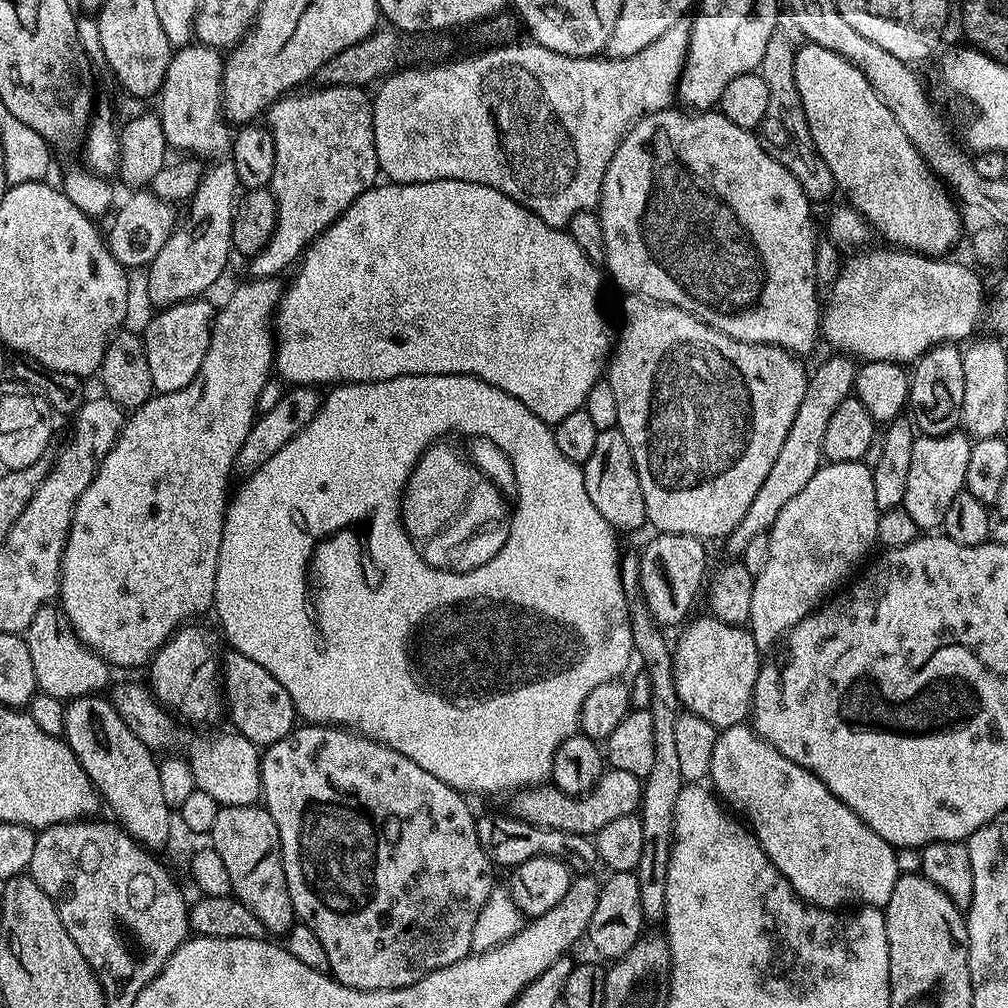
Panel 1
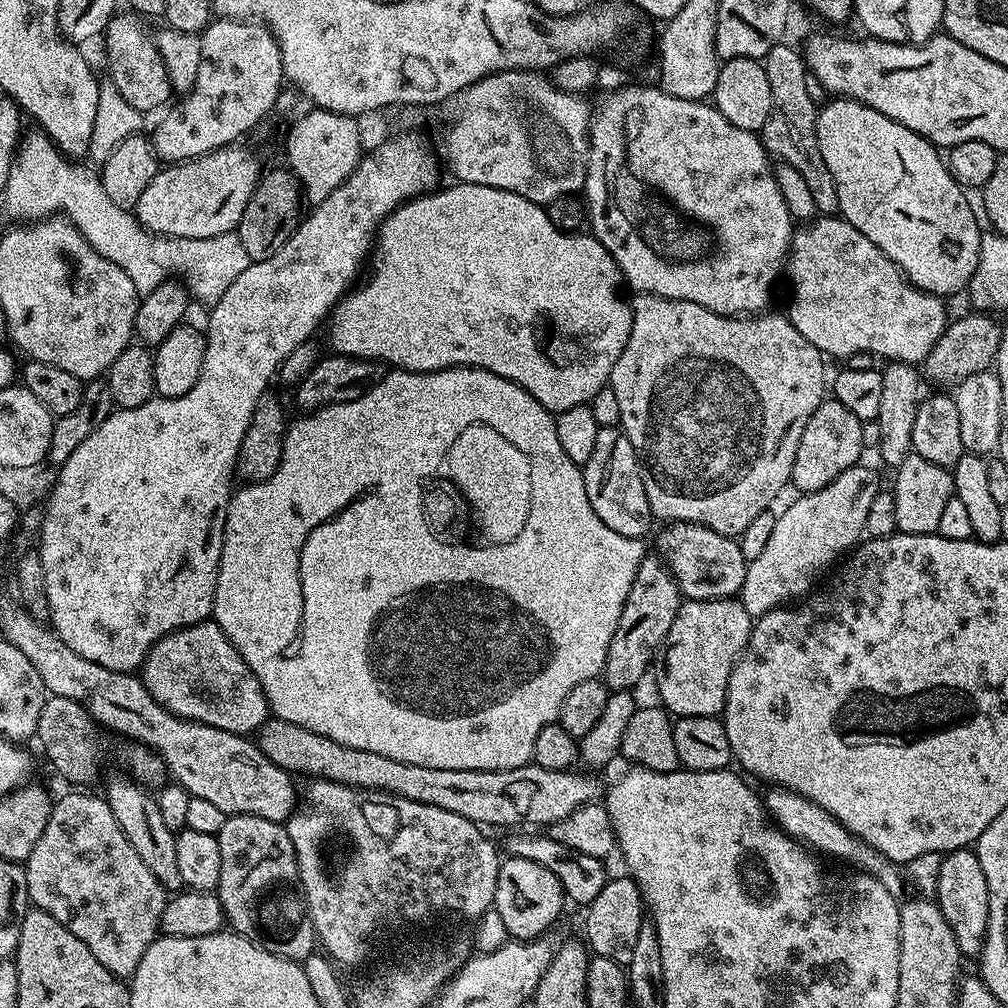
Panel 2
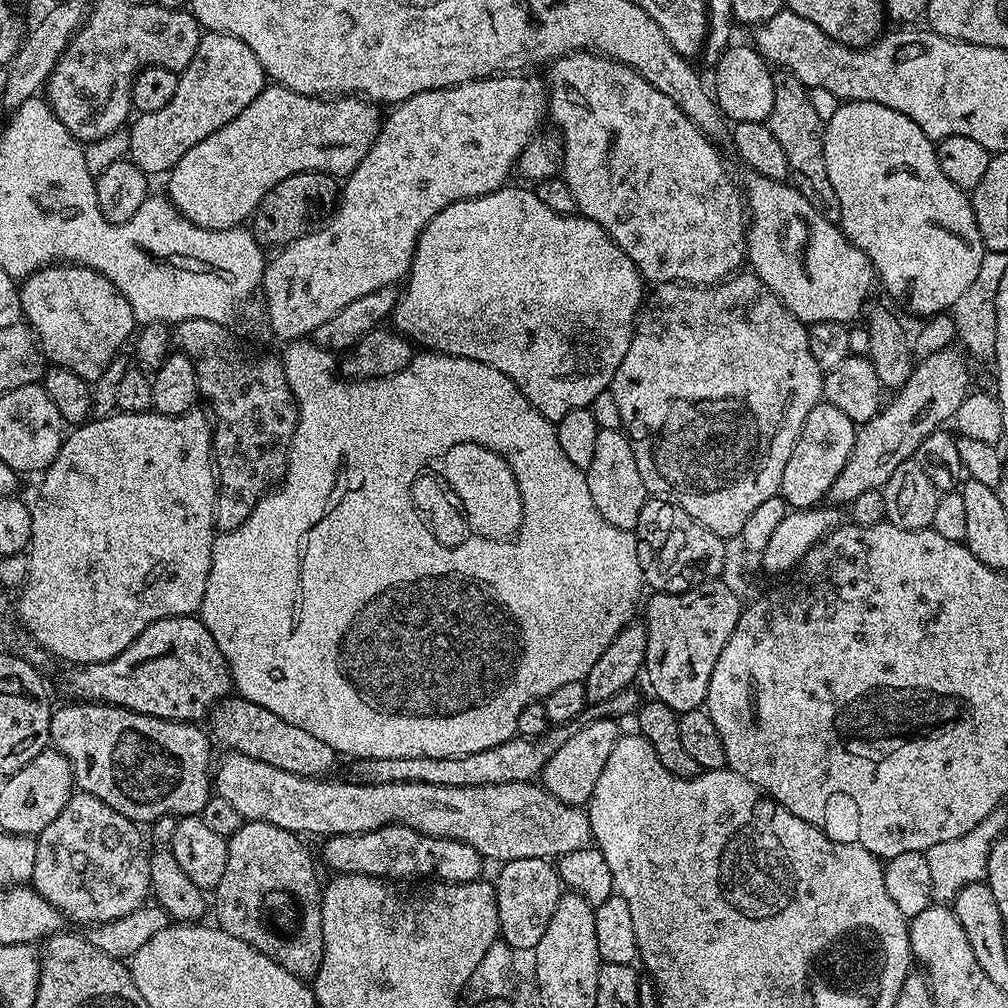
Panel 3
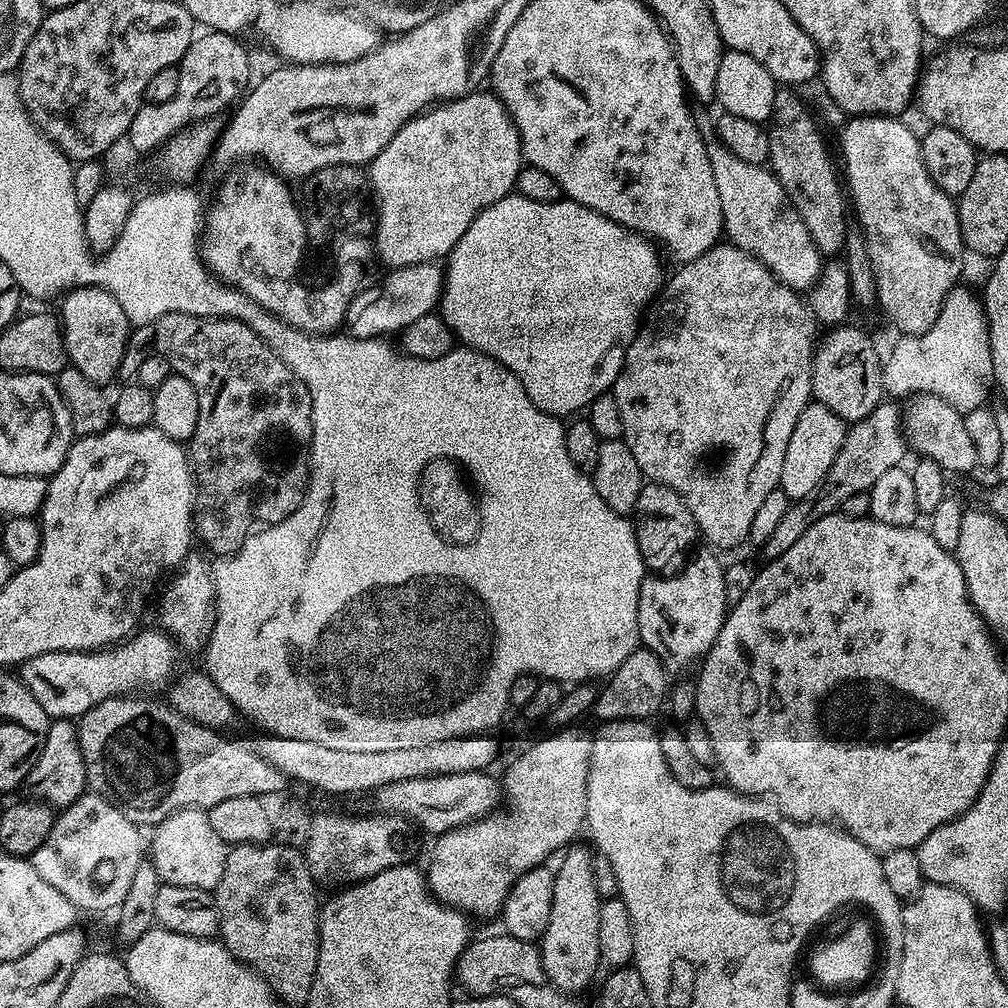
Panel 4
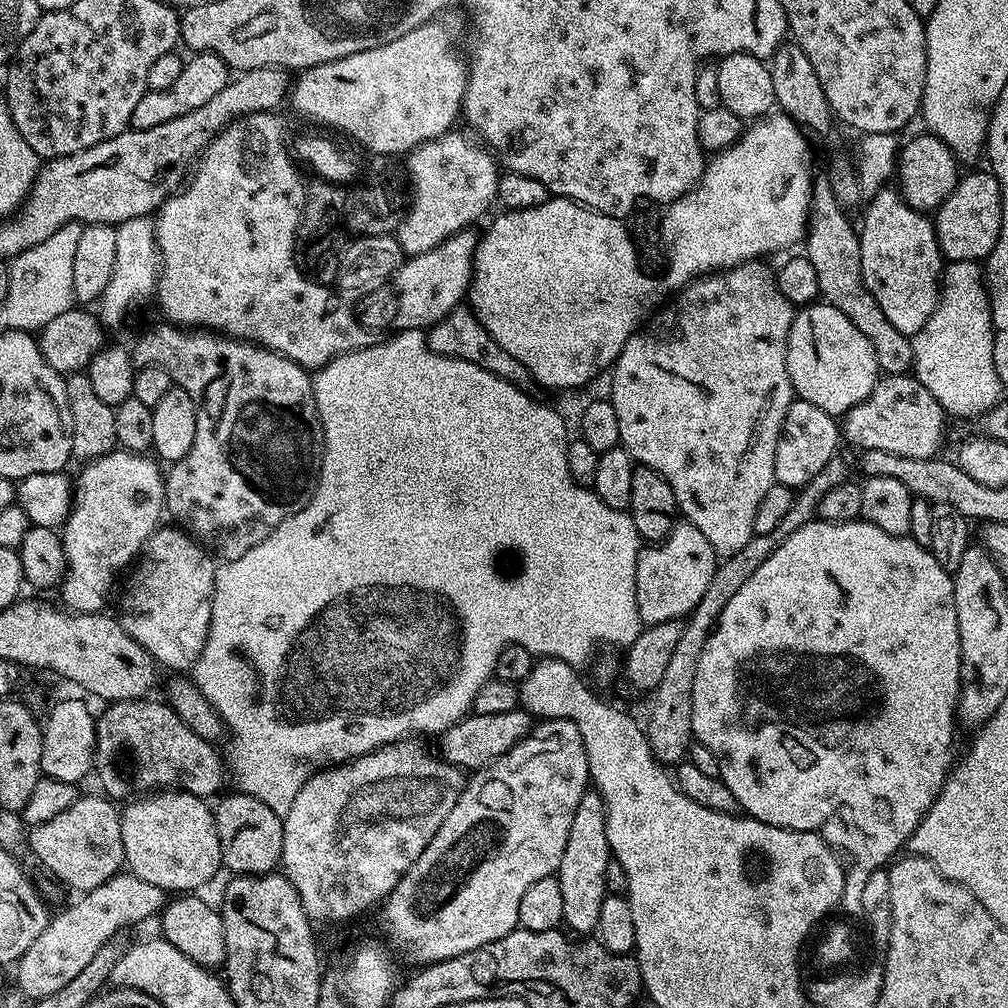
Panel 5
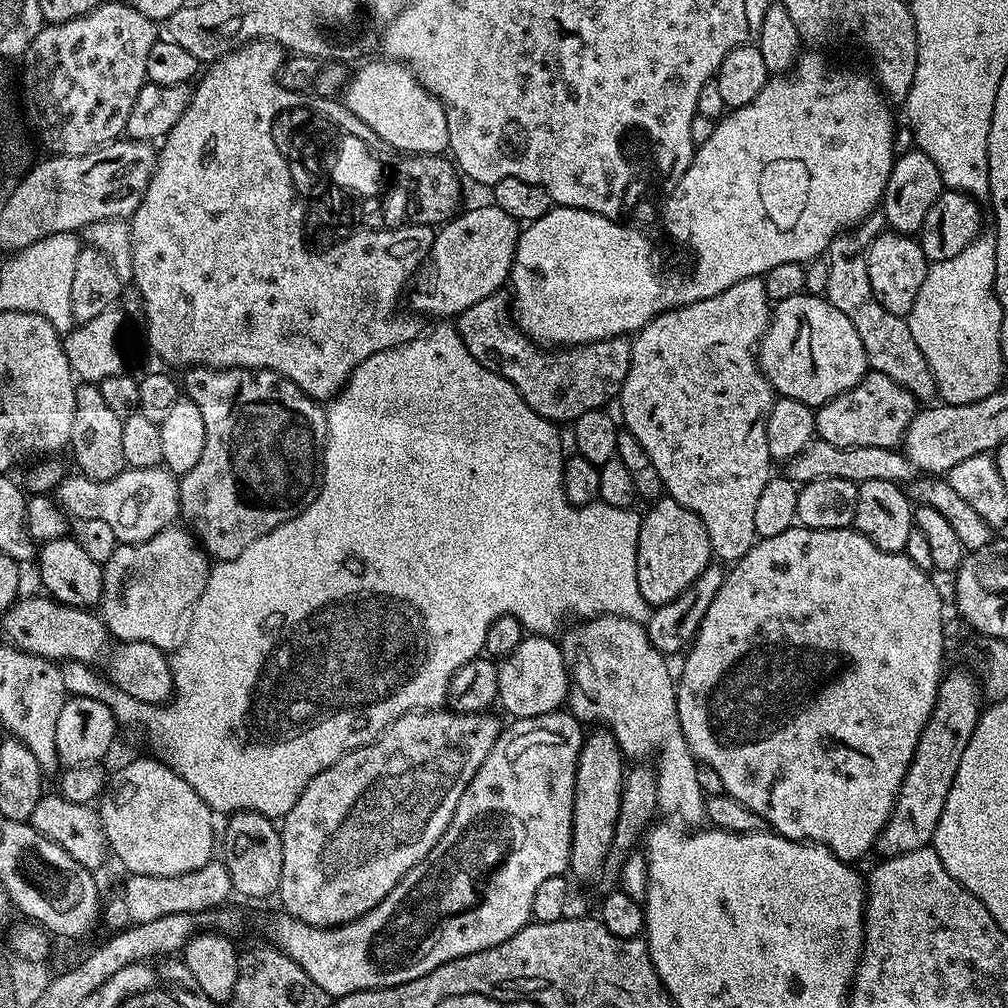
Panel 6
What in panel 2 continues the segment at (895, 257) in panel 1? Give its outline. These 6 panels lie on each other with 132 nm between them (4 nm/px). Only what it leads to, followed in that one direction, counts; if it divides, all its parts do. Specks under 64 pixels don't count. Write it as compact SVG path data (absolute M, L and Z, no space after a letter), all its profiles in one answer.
M824 214L792 233L792 246L786 261L786 280L792 283L792 297L788 300L788 321L825 357L868 353L884 362L900 361L919 365L934 350L934 342L942 338L950 323L950 315L944 309L945 301L933 292L916 288L905 278L904 272L866 234L854 230L850 222L839 215Z

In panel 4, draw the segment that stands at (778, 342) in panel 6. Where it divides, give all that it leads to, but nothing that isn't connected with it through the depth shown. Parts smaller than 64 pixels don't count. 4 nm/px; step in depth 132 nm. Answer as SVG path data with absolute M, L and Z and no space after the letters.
M836 326L824 341L819 341L812 357L812 395L815 403L824 404L834 414L838 414L846 422L855 422L866 418L882 402L885 395L884 384L880 381L882 367L881 353L876 353L872 340L860 328L848 328L849 326Z

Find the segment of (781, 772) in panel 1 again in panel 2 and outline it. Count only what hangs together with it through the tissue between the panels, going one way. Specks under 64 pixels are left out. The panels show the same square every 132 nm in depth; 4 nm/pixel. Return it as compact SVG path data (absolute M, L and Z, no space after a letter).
M776 786L769 792L772 793L763 797L764 807L768 809L768 815L777 828L781 828L792 839L800 841L801 844L825 857L827 857L826 855L833 856L836 860L849 860L850 863L856 864L852 866L878 878L878 882L882 882L882 886L886 886L886 890L890 890L890 894L899 897L903 893L904 884L906 888L906 880L901 869L886 859L878 850L874 850L866 842L862 842L862 838L850 834L850 830L841 826L829 812L822 810L817 804L811 804L809 800L803 800L802 797L794 792L789 792L786 788Z

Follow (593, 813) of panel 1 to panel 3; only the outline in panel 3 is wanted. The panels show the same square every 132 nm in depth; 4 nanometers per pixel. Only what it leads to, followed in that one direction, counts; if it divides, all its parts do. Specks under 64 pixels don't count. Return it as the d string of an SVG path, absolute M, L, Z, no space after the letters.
M239 694L229 695L216 703L206 717L206 724L210 729L211 739L219 747L221 744L224 750L246 754L246 758L266 762L266 766L274 766L290 774L324 778L331 773L328 771L338 761L338 753L326 746L326 742L321 742L319 738L314 738L314 734L286 722L286 718L278 718L274 710L266 710L266 706L258 706L258 702L245 700Z

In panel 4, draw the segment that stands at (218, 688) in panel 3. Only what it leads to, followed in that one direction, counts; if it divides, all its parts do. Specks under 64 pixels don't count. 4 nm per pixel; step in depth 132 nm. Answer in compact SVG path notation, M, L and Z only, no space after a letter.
M159 627L137 631L115 646L109 646L90 652L51 652L38 654L34 658L24 661L19 665L18 678L34 694L34 699L46 710L52 720L71 720L84 716L91 708L98 706L98 702L106 702L115 696L128 696L140 694L143 688L160 688L172 683L177 675L176 652L178 645L171 636Z

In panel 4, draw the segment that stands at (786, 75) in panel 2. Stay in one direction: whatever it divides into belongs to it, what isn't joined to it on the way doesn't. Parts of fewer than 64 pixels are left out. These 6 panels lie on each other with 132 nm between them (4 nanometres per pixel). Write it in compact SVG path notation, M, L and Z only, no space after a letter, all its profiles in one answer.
M788 86L776 89L772 118L766 128L769 138L767 163L770 171L780 179L780 184L798 210L802 222L806 222L806 230L810 230L814 246L821 253L836 254L844 247L844 232L849 225L849 221L844 220L846 192L838 177L837 165L836 168L832 165L832 158L824 145L824 138L815 118L808 113L803 98L784 87Z

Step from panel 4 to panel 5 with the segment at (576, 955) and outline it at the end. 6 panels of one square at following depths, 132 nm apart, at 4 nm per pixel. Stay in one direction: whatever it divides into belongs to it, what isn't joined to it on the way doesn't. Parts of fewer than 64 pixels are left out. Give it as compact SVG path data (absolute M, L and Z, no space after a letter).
M585 791L582 802L578 802L578 810L574 810L574 822L570 822L570 838L566 838L566 850L562 854L558 873L562 886L564 924L572 927L576 934L595 933L598 910L602 910L602 902L608 892L606 870L610 863L610 849L607 825L604 800L599 792Z

